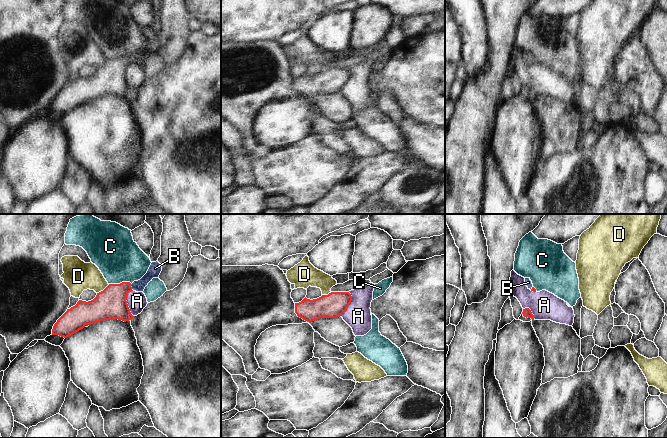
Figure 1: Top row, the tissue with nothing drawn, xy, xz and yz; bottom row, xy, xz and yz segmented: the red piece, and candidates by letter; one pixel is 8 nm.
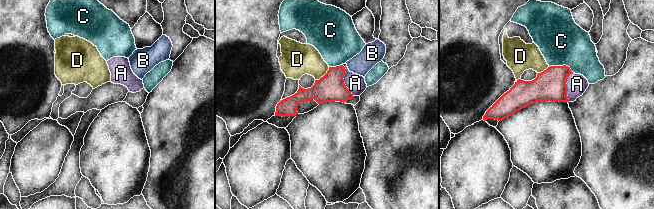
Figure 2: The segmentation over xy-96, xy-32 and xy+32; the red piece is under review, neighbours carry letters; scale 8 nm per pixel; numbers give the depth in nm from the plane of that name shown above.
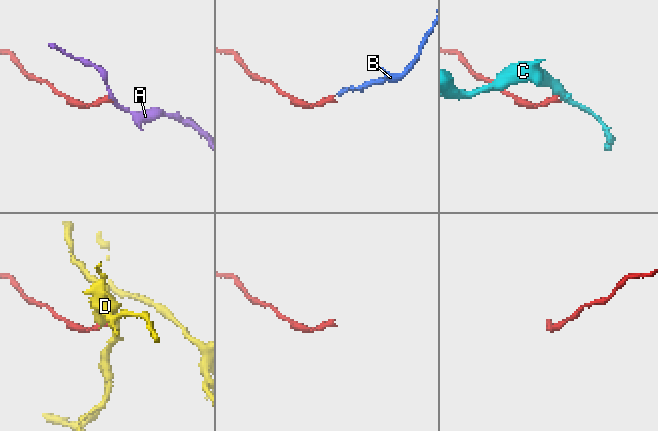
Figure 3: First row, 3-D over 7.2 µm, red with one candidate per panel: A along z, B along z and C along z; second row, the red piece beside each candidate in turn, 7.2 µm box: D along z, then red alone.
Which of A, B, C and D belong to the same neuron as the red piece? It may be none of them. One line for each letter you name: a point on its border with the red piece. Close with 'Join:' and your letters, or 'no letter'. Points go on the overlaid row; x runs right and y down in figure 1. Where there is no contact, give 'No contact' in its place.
B: Touches red at xy (131, 287)
Join: B.

